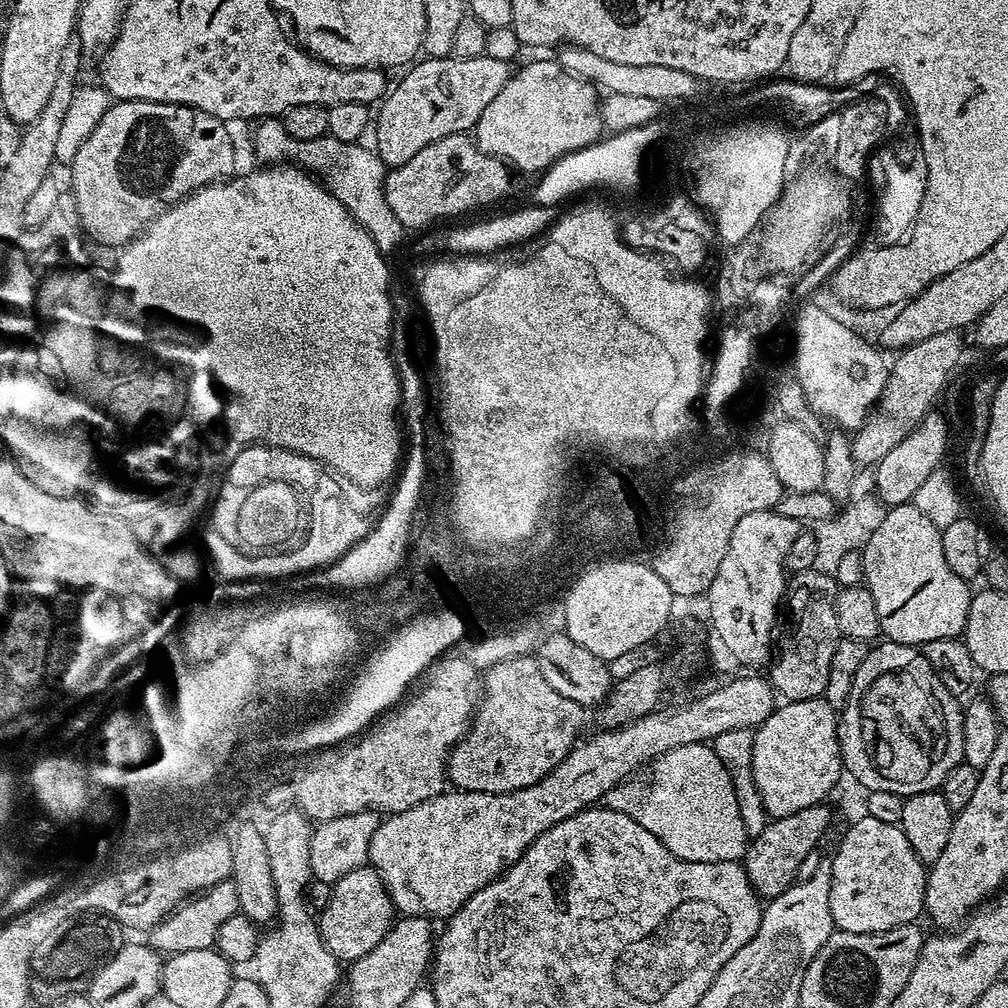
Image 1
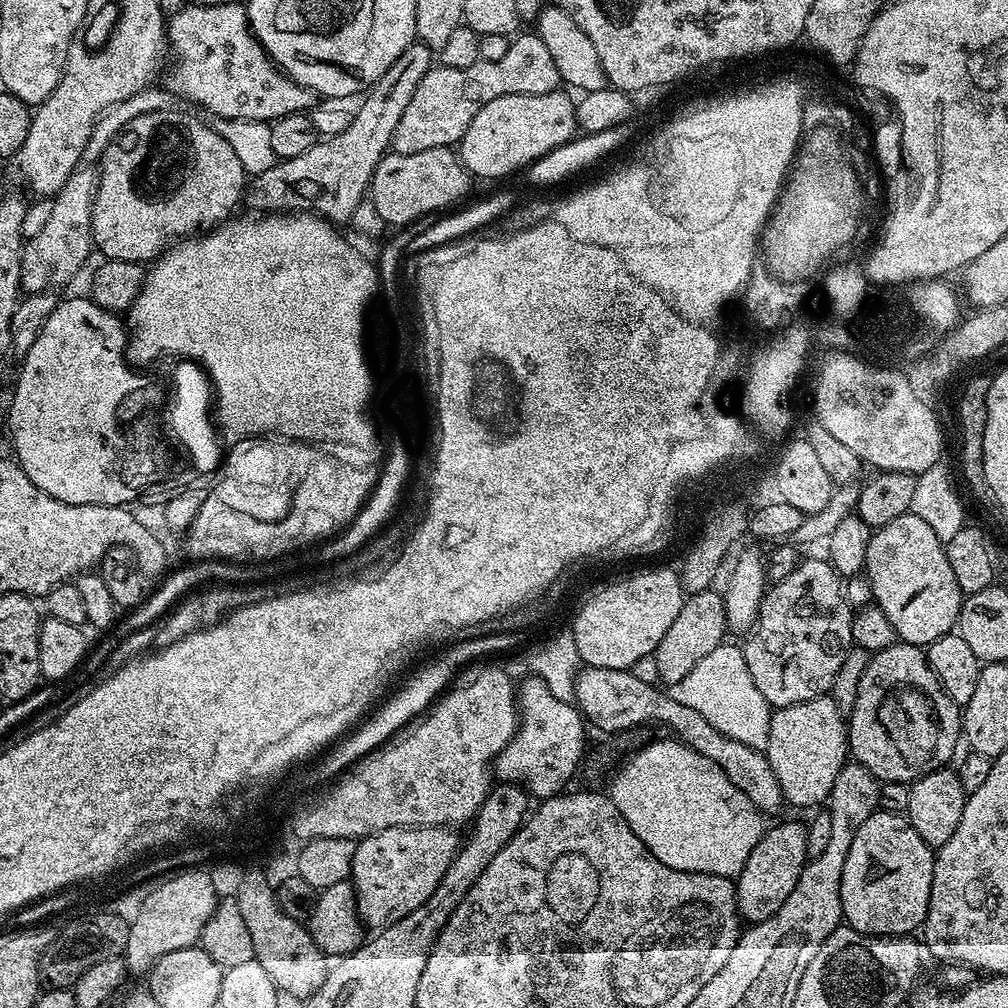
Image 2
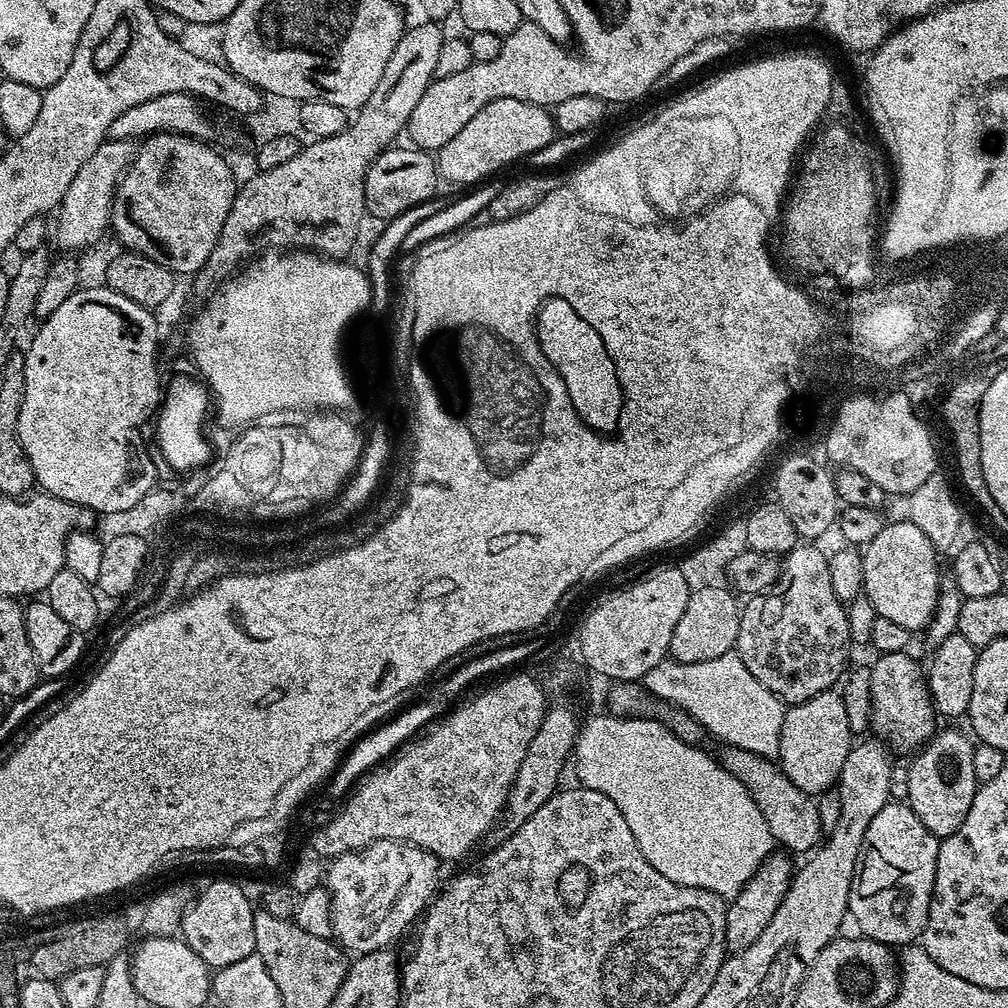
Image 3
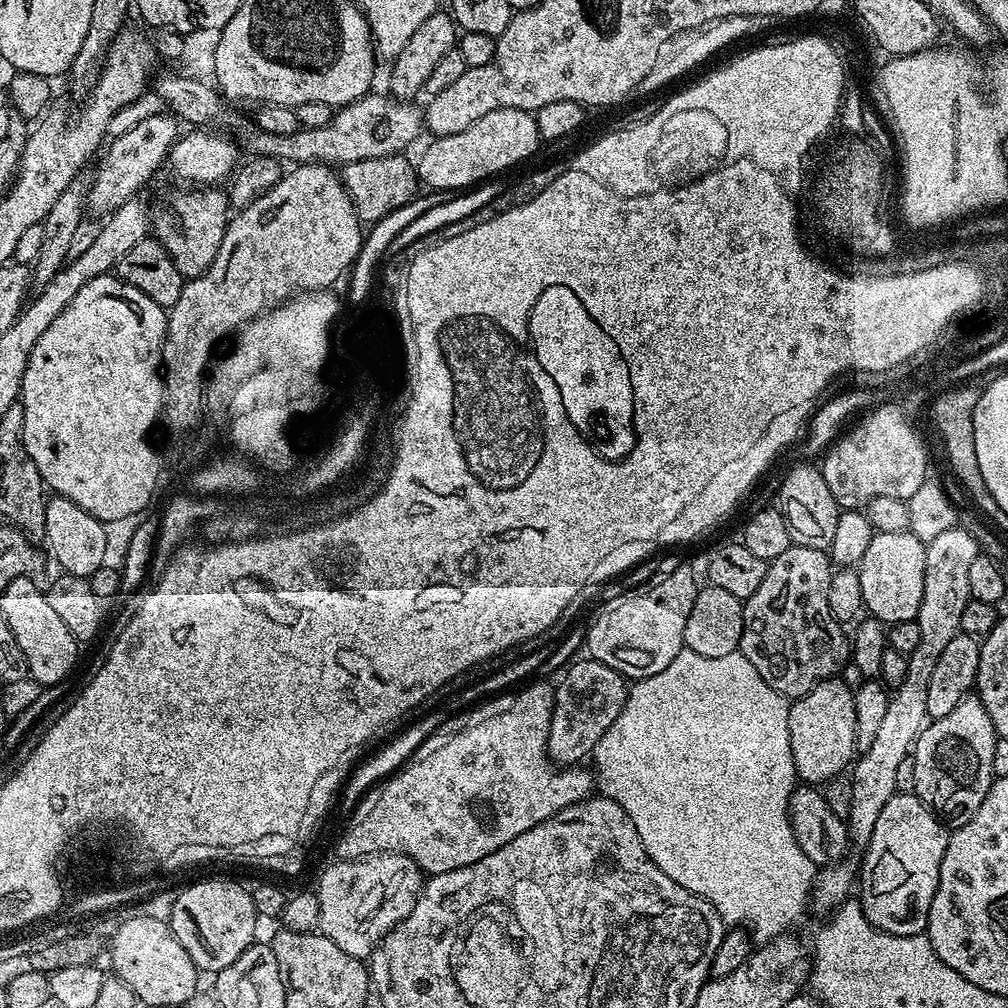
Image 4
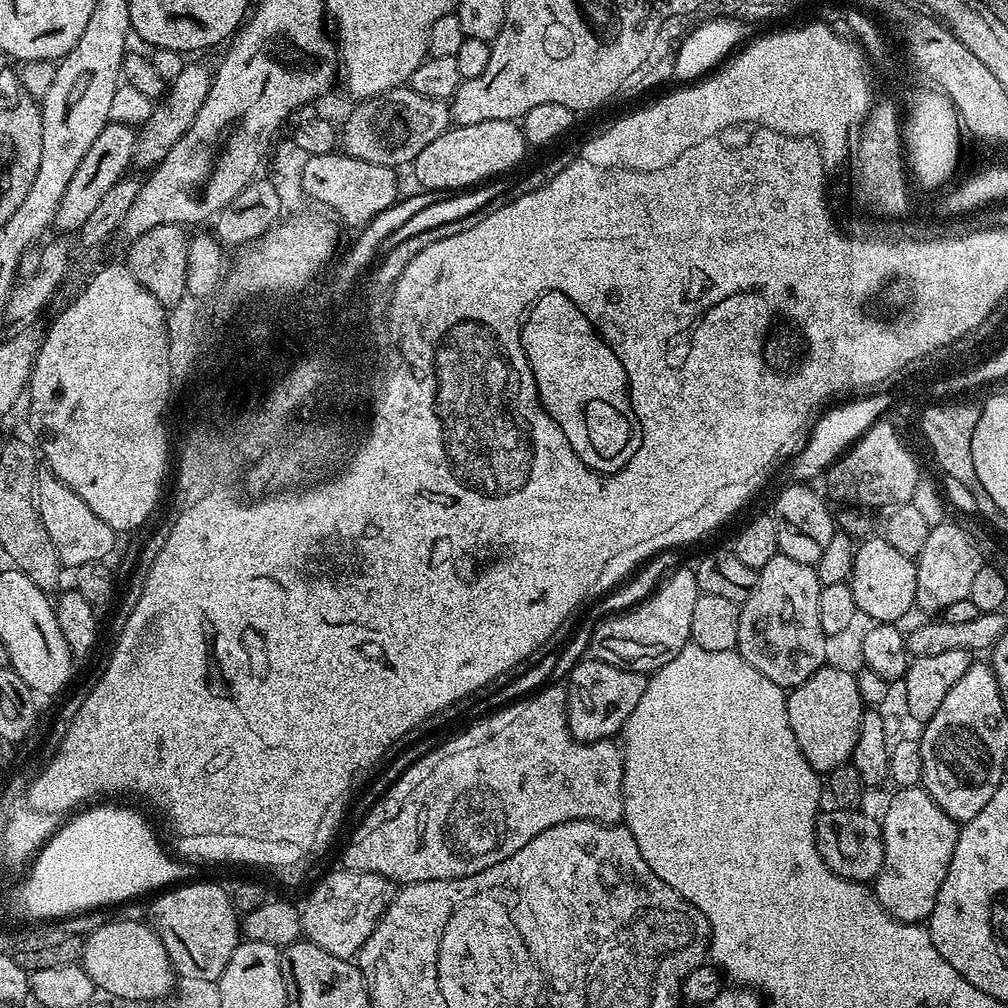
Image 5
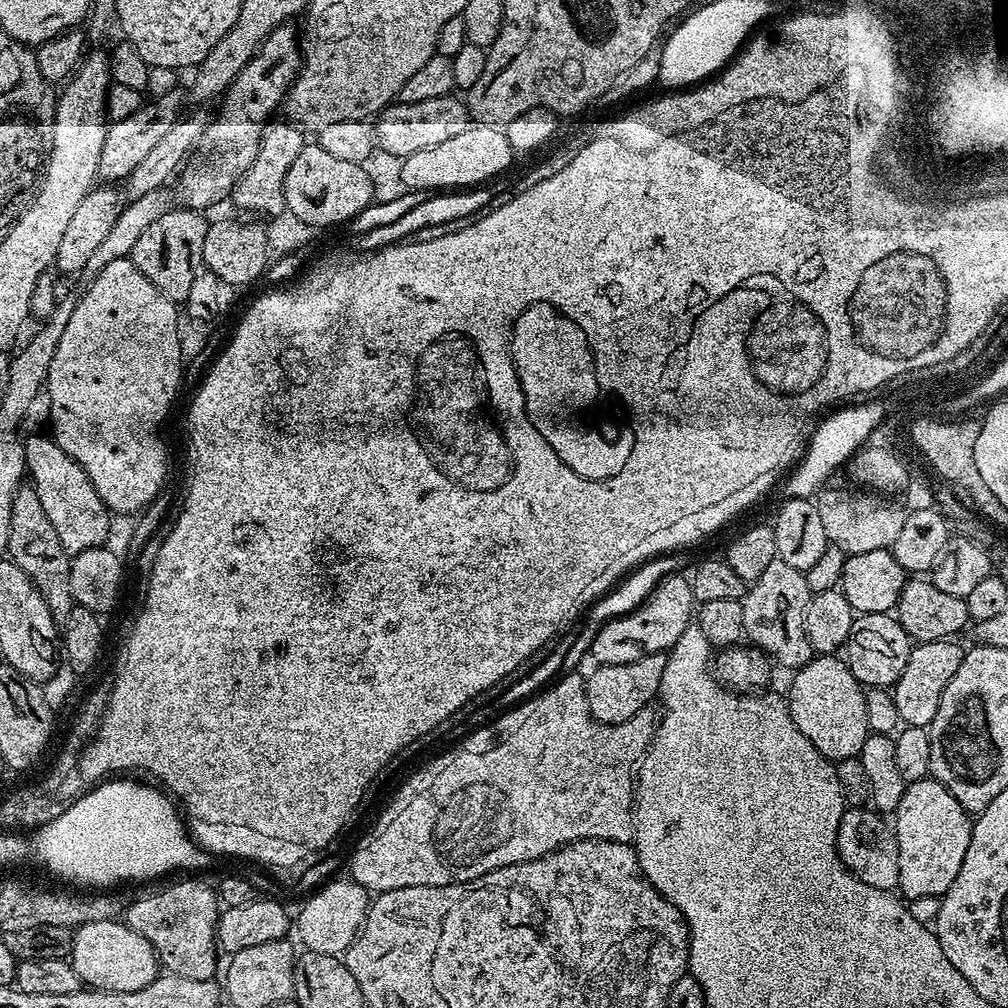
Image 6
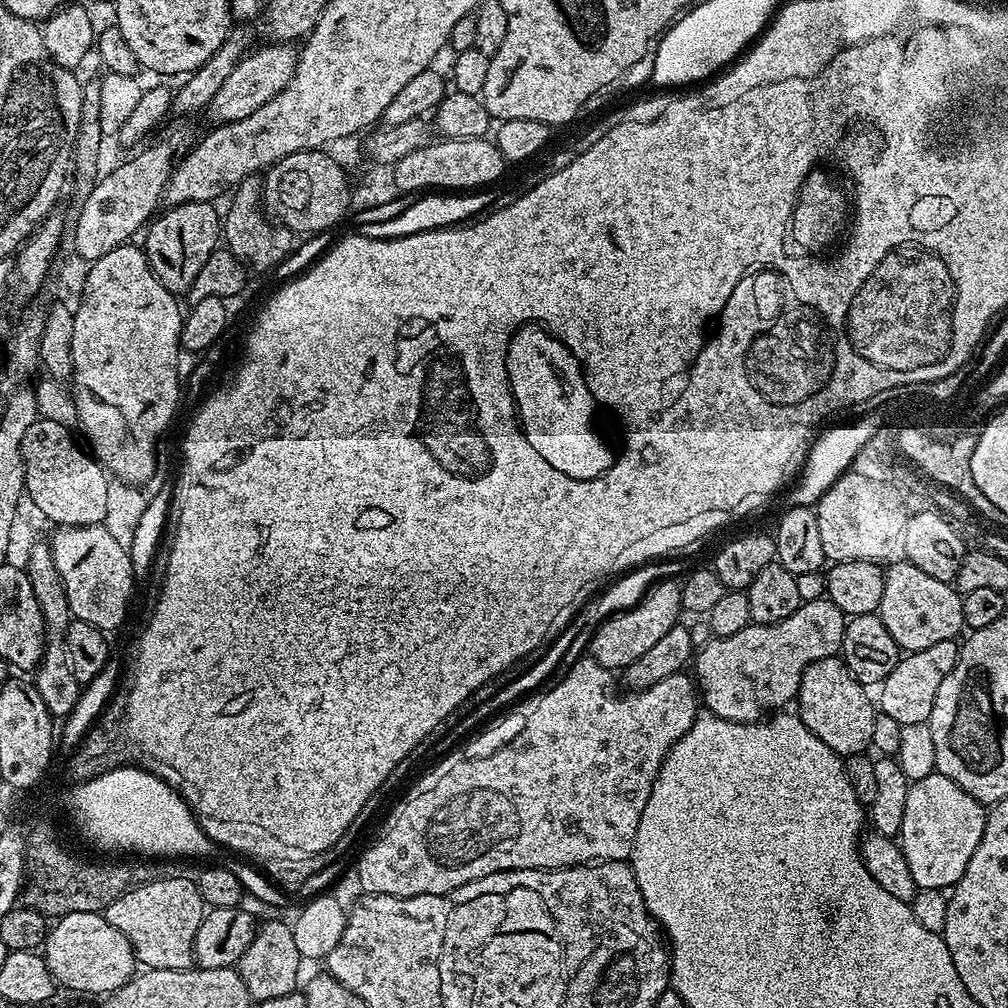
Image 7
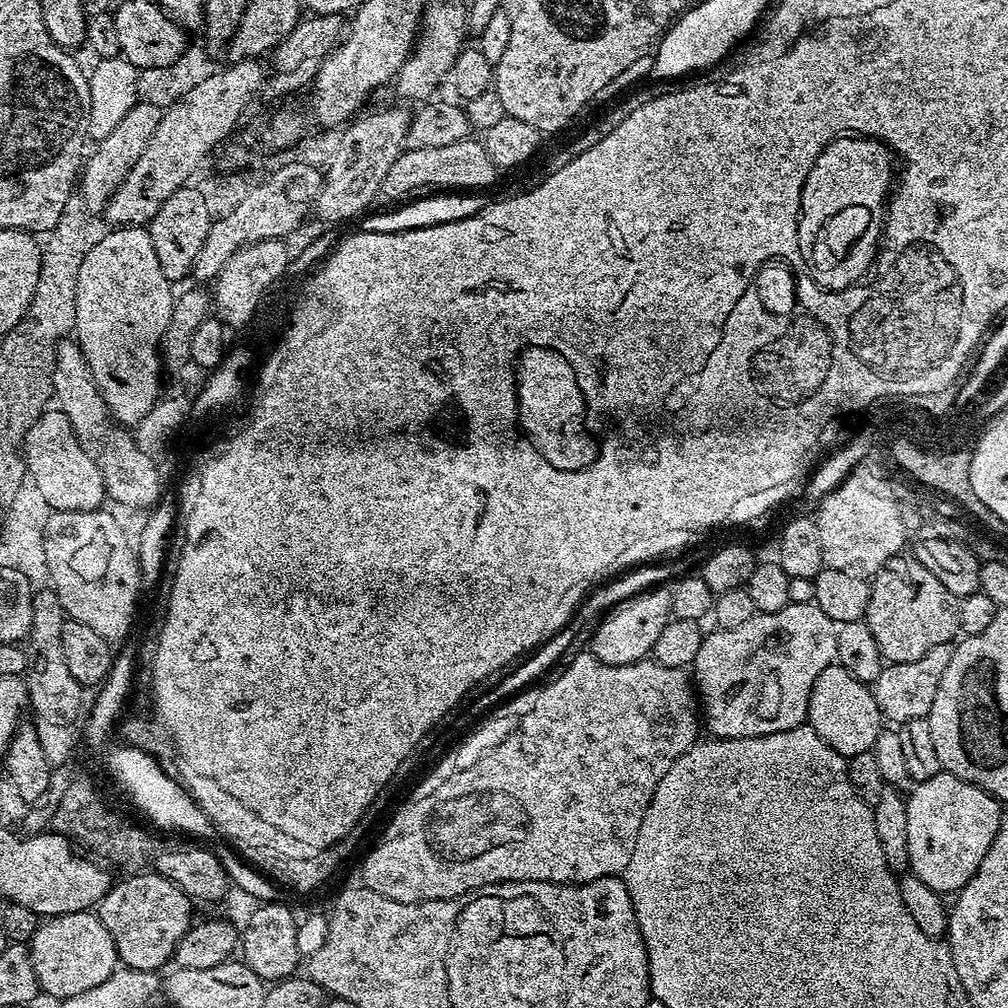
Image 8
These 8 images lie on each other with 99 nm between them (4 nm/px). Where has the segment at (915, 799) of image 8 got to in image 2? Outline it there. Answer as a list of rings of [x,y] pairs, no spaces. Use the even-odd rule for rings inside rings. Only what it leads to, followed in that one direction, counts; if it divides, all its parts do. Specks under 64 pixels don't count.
[[[877,810],[873,812],[862,826],[858,826],[858,834],[854,834],[854,842],[850,842],[850,854],[846,854],[846,866],[842,866],[842,878],[840,879],[840,911],[847,927],[864,932],[867,936],[907,936],[915,933],[923,925],[928,913],[928,903],[930,902],[930,890],[932,889],[932,875],[934,874],[934,849],[918,835],[918,830],[910,826],[907,815],[898,812],[886,812]]]

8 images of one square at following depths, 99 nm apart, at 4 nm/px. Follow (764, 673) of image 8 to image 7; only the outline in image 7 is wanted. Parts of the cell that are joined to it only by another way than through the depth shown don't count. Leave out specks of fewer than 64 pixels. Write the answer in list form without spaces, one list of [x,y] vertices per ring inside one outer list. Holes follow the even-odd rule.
[[[825,598],[803,602],[794,614],[773,624],[751,622],[729,637],[709,639],[694,656],[694,680],[702,693],[703,707],[705,704],[718,718],[743,724],[779,713],[795,701],[806,666],[840,652],[845,623],[844,612]]]

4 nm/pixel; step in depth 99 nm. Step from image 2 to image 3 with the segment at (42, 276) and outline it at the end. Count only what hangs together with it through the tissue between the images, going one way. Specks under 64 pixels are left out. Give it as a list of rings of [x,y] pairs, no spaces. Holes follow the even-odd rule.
[[[105,139],[103,144],[82,162],[82,170],[74,174],[74,182],[66,186],[66,194],[60,199],[60,206],[56,224],[54,220],[54,238],[64,247],[64,250],[76,250],[72,248],[88,248],[103,238],[104,232],[109,231],[112,219],[112,199],[116,196],[116,187],[124,176],[129,164],[132,163],[134,144],[131,140]]]

